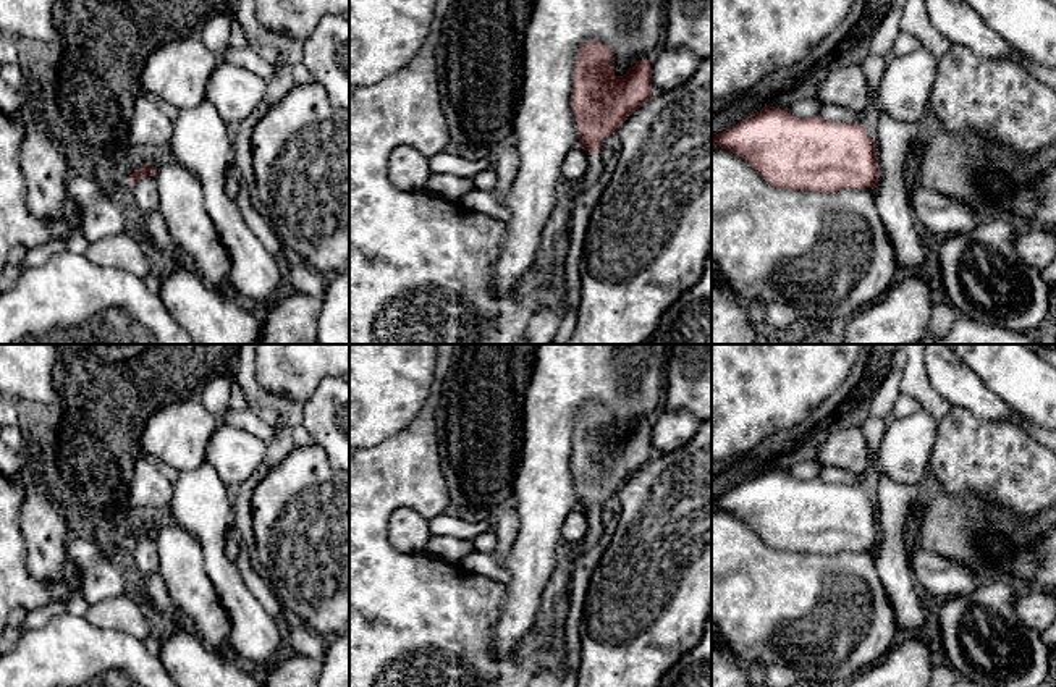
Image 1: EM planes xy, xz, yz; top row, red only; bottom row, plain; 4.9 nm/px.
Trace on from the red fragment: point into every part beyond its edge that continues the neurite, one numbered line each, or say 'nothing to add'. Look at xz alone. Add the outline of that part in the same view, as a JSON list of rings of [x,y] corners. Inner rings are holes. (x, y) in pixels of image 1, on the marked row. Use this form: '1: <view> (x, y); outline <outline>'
1: xz (594, 159); outline [[[598,152],[587,154],[587,171],[582,176],[582,183],[577,186],[574,194],[581,194],[590,188],[593,188],[602,176],[603,171],[603,158]]]

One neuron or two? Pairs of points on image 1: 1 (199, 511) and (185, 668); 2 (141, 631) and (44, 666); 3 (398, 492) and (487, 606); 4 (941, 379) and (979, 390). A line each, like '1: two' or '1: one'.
1: two
2: two
3: one
4: one

